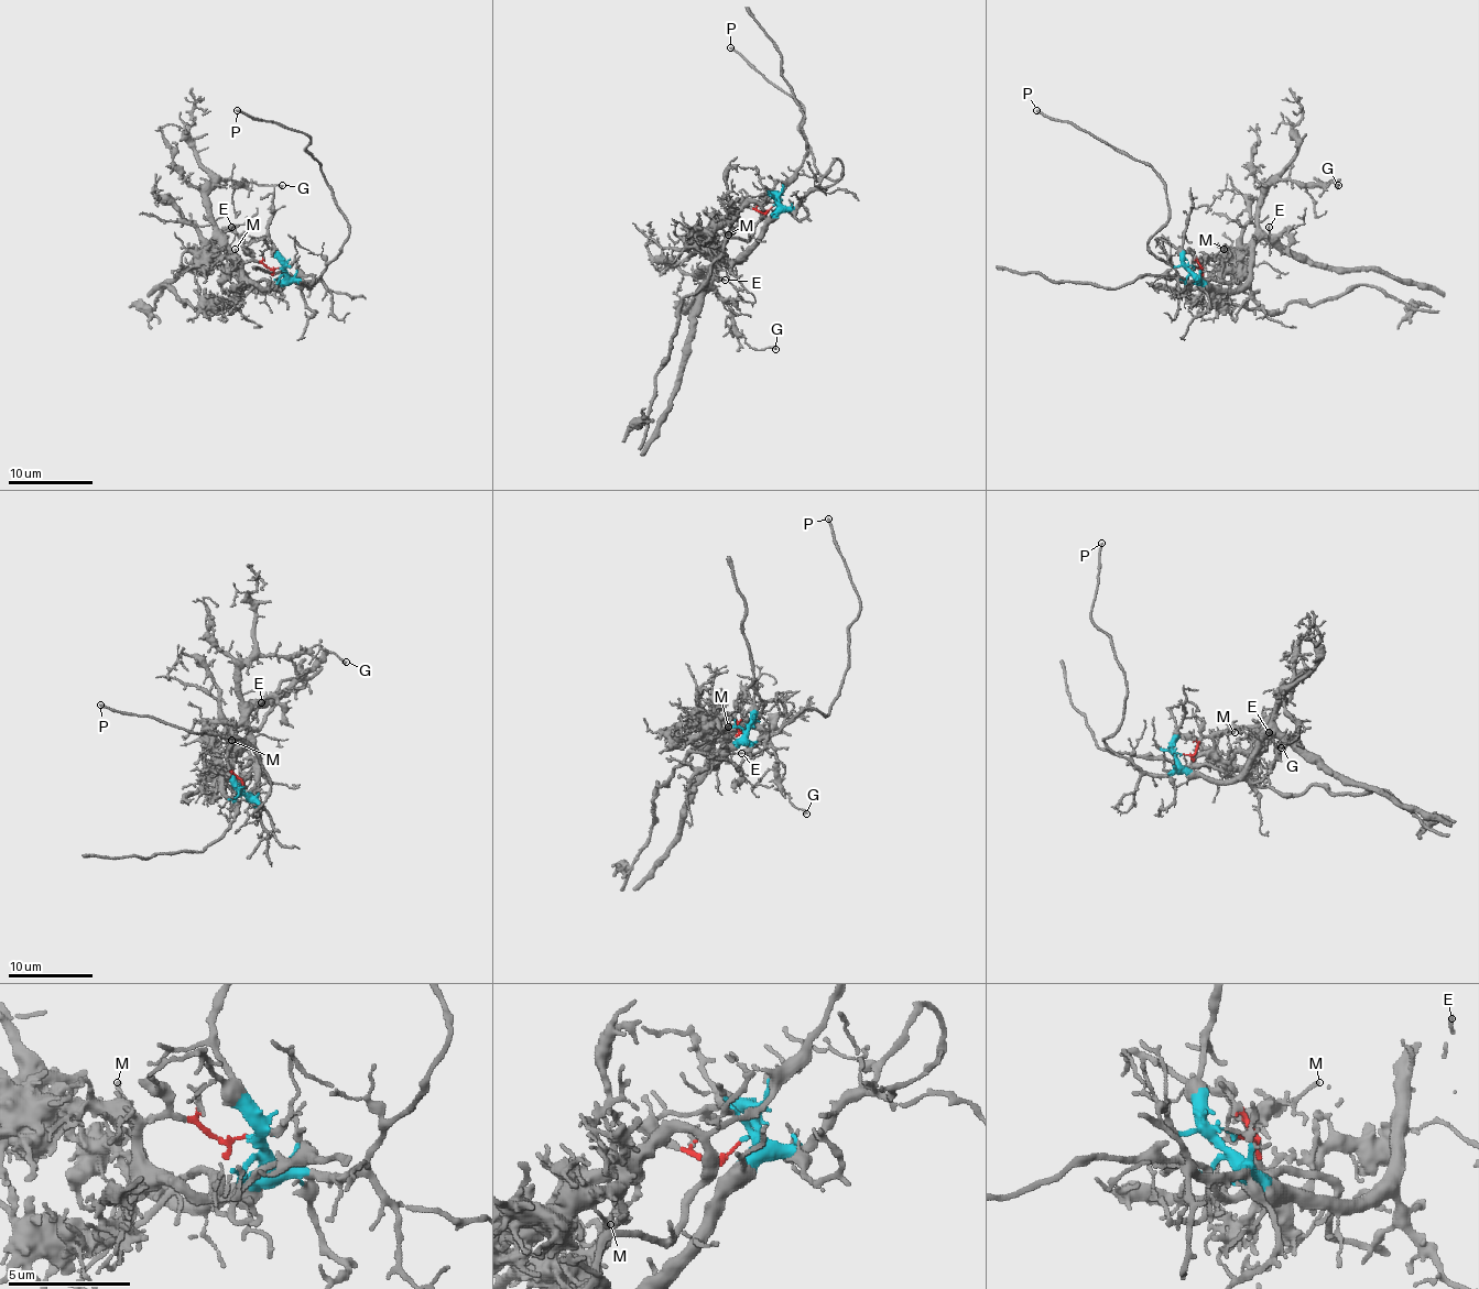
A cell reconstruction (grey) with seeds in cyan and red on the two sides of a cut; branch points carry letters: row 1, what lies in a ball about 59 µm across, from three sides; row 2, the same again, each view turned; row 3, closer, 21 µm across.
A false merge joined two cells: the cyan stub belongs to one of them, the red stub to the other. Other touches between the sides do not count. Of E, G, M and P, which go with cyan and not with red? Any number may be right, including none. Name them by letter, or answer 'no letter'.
E, G, P

